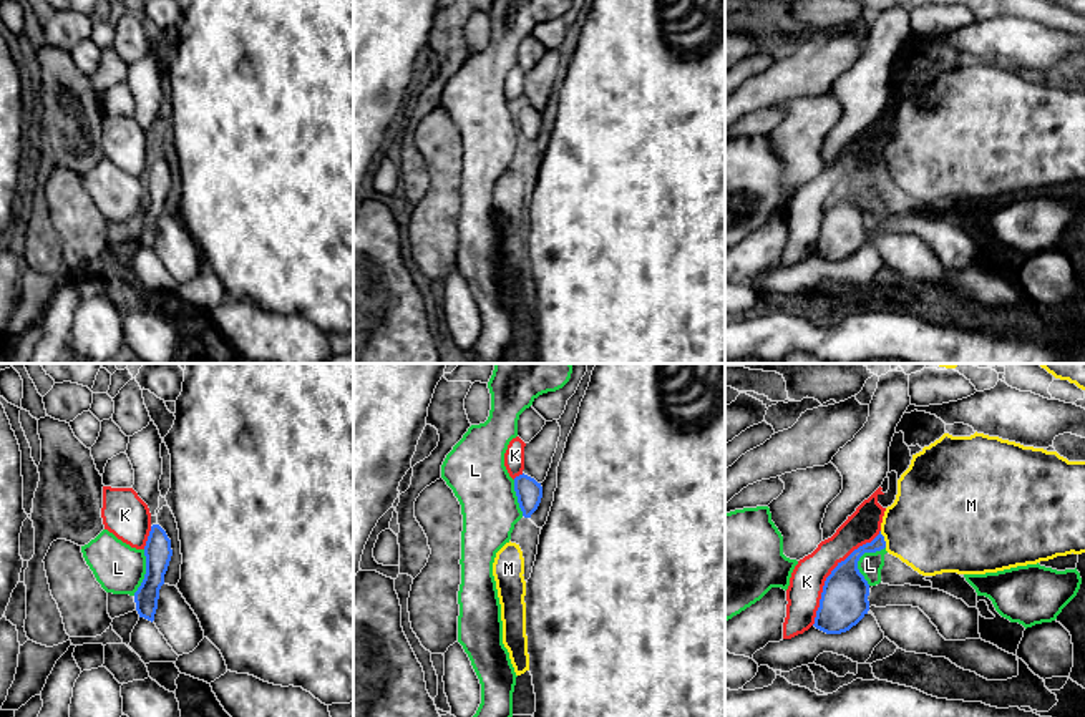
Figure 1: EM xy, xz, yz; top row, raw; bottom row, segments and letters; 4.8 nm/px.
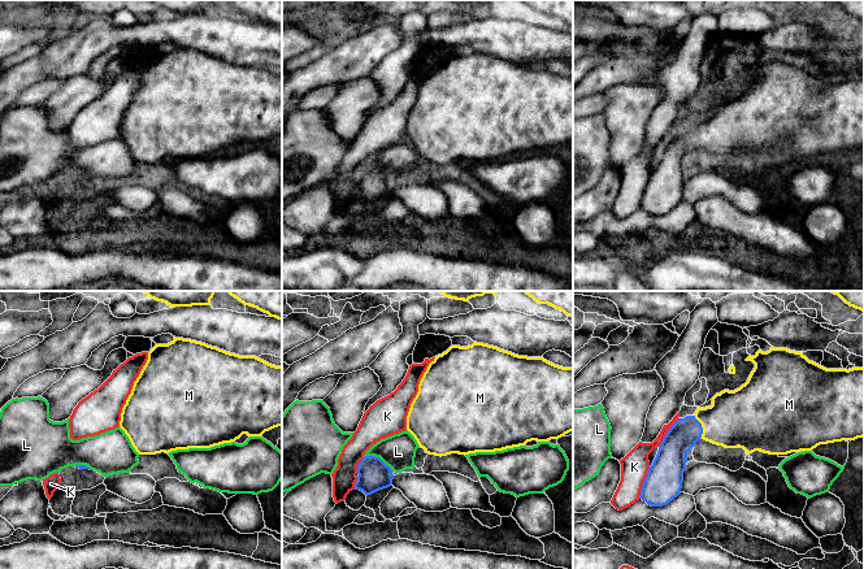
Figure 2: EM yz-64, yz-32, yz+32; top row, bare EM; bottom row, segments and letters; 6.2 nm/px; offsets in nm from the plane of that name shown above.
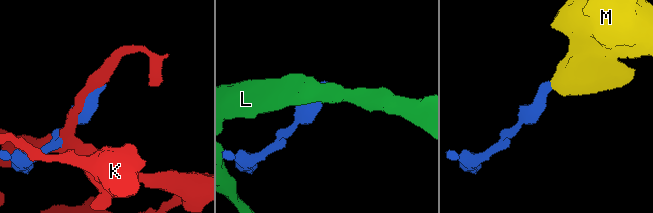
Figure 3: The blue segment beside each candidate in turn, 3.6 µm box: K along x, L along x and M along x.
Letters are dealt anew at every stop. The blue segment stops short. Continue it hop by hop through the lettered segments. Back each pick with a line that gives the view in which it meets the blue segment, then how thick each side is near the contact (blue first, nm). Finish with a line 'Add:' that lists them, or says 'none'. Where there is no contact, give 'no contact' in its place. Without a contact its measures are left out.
M: contact in yz; calibres 140 and 440 nm
Add: M

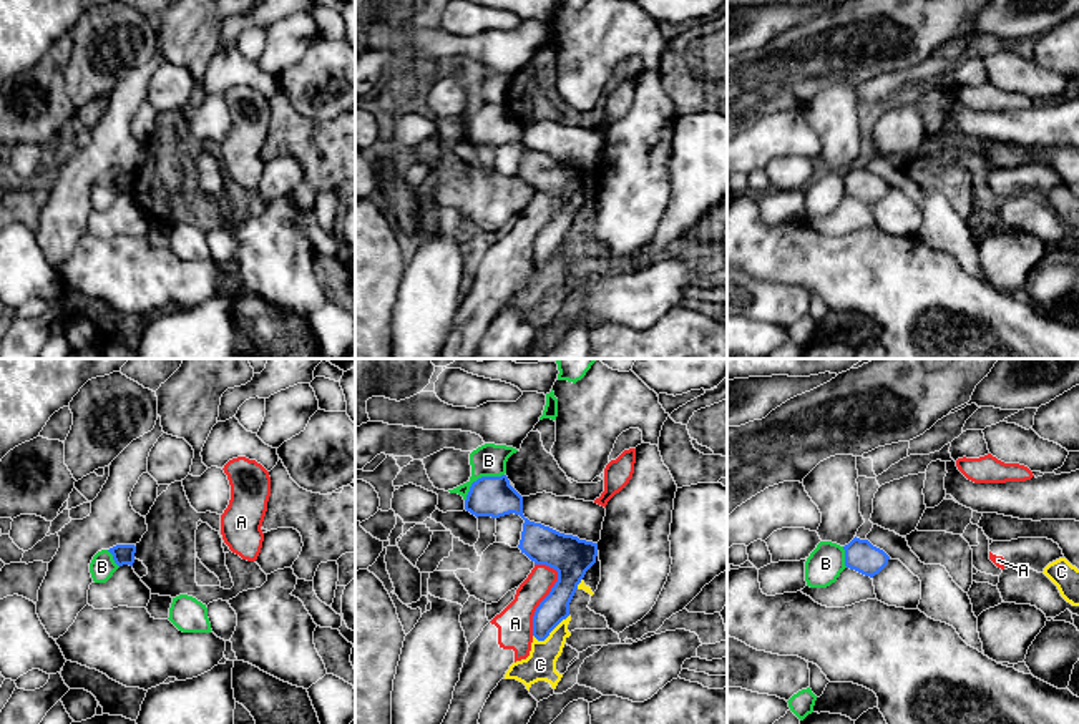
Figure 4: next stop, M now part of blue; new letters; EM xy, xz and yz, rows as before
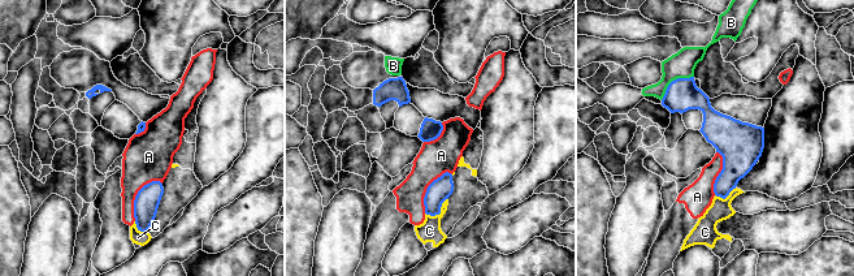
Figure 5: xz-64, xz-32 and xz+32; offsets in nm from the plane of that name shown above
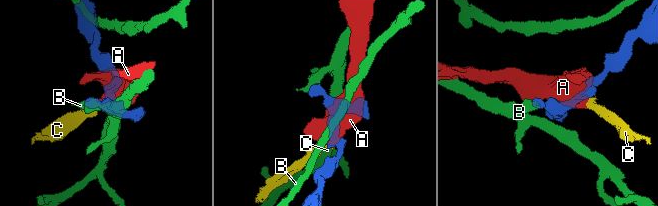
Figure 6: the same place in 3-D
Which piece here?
Add: none

